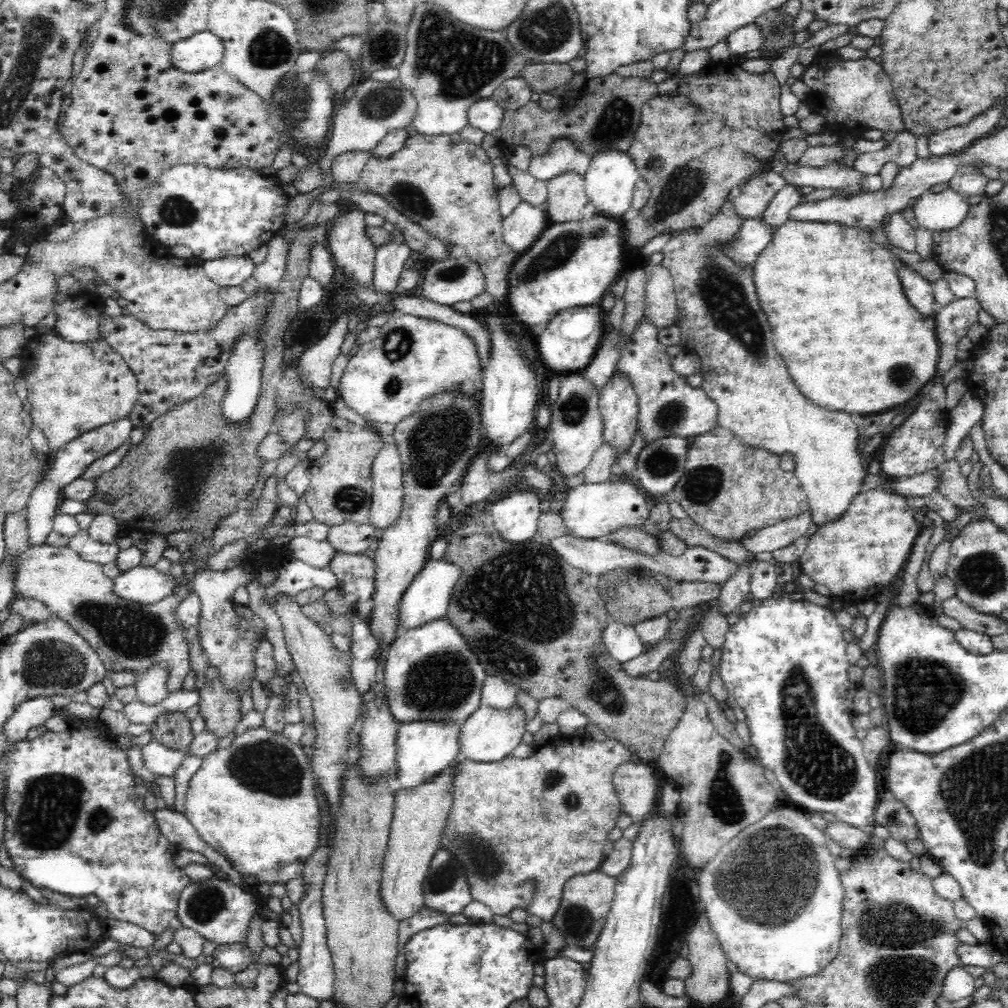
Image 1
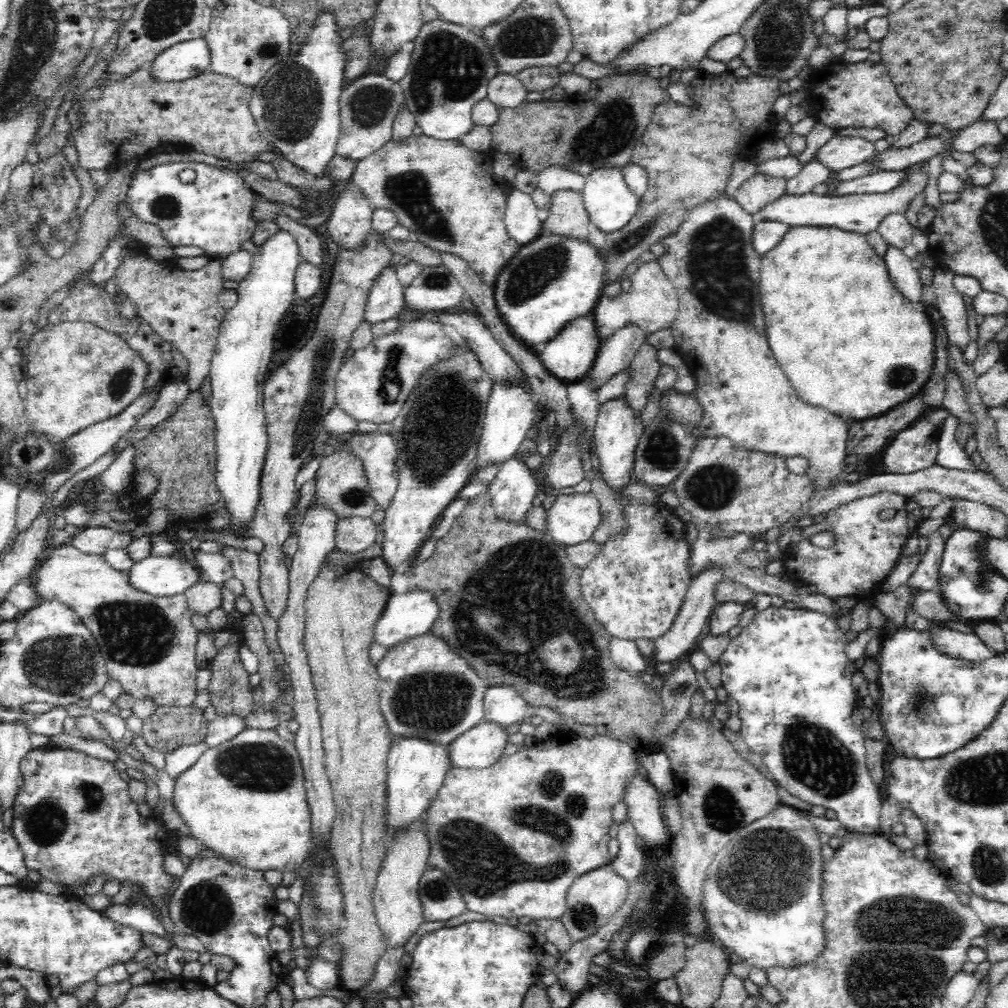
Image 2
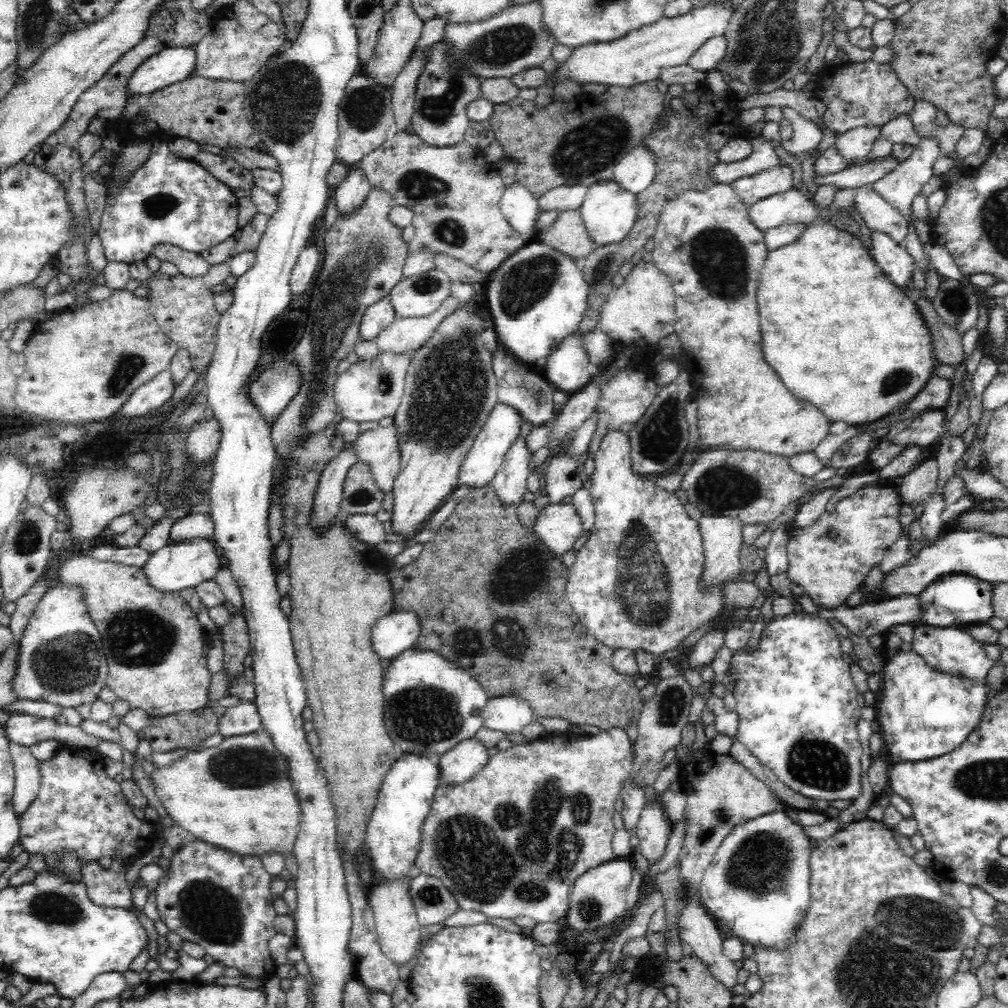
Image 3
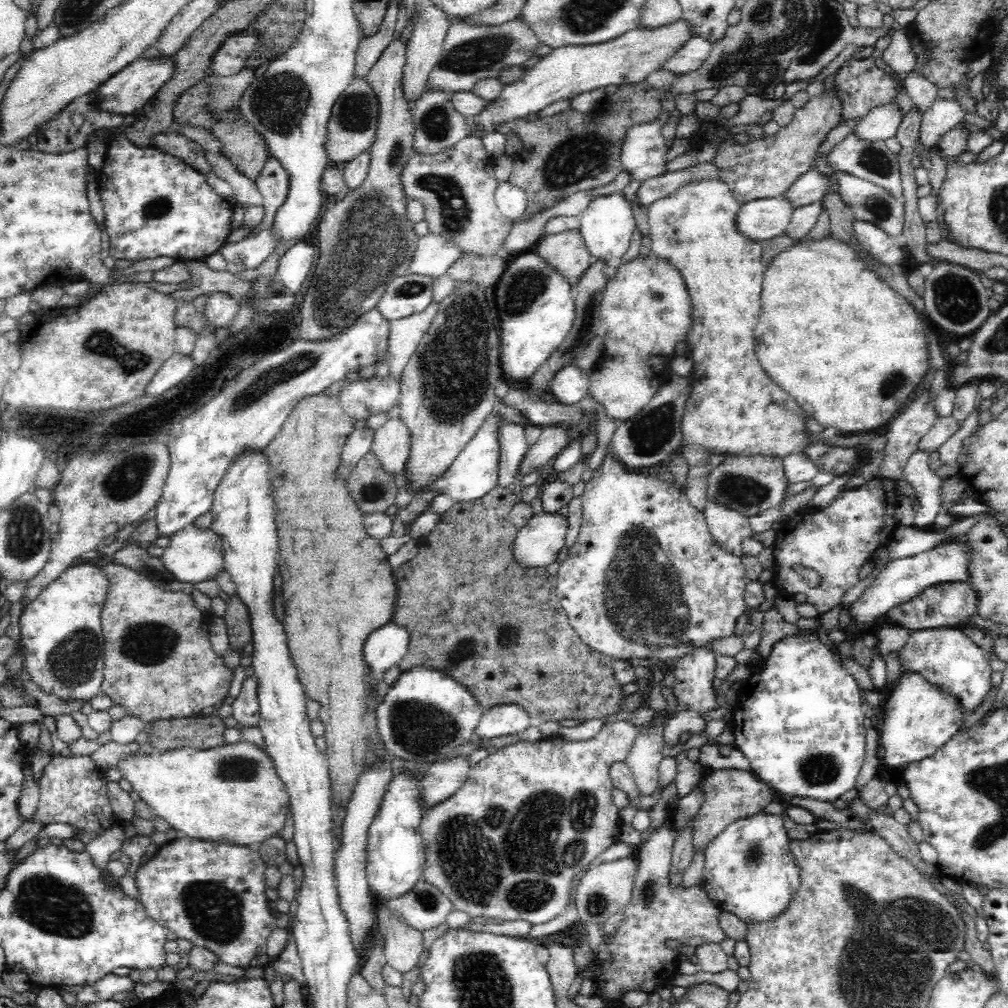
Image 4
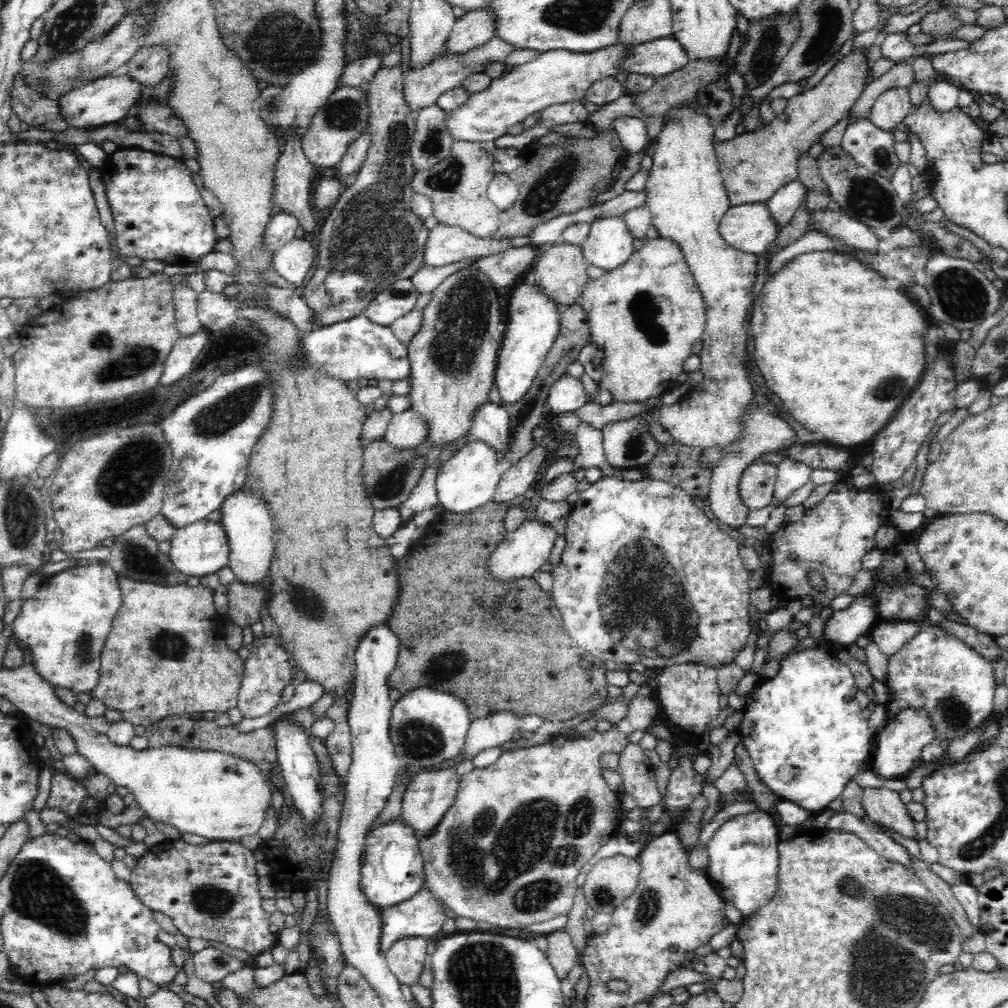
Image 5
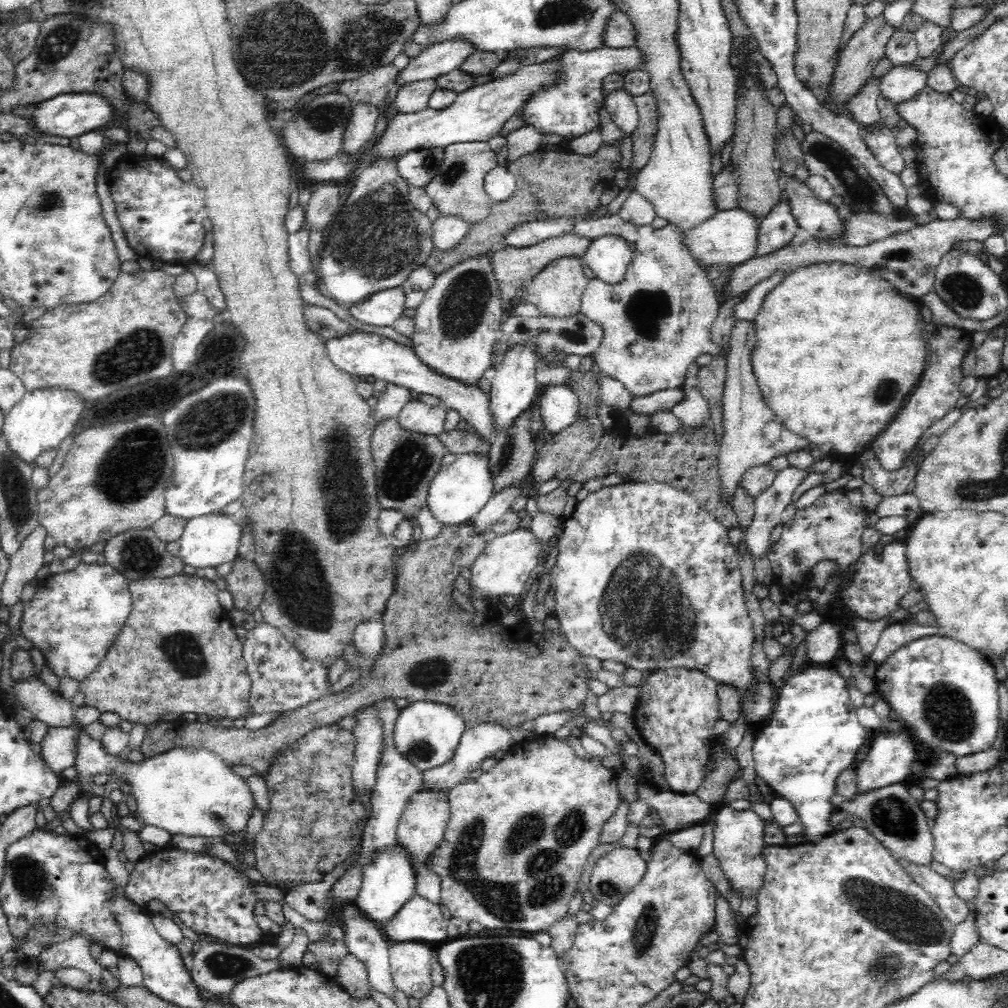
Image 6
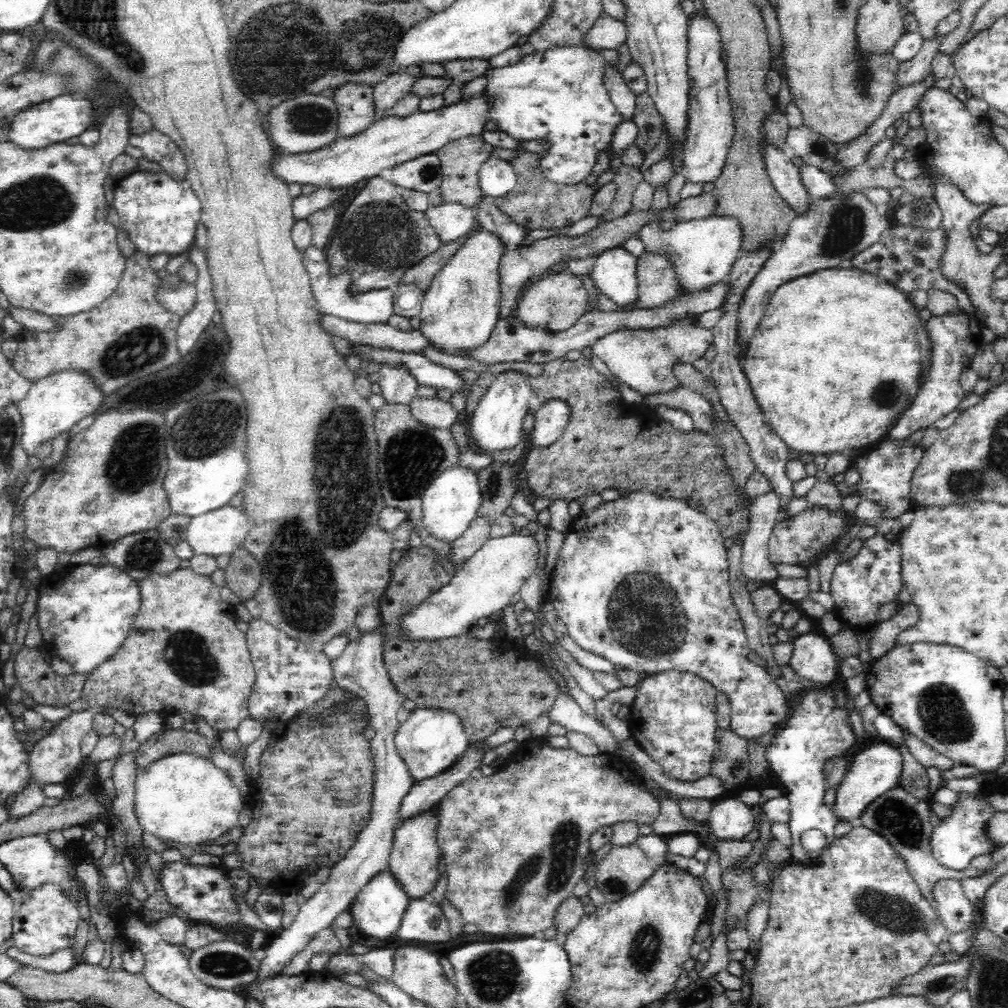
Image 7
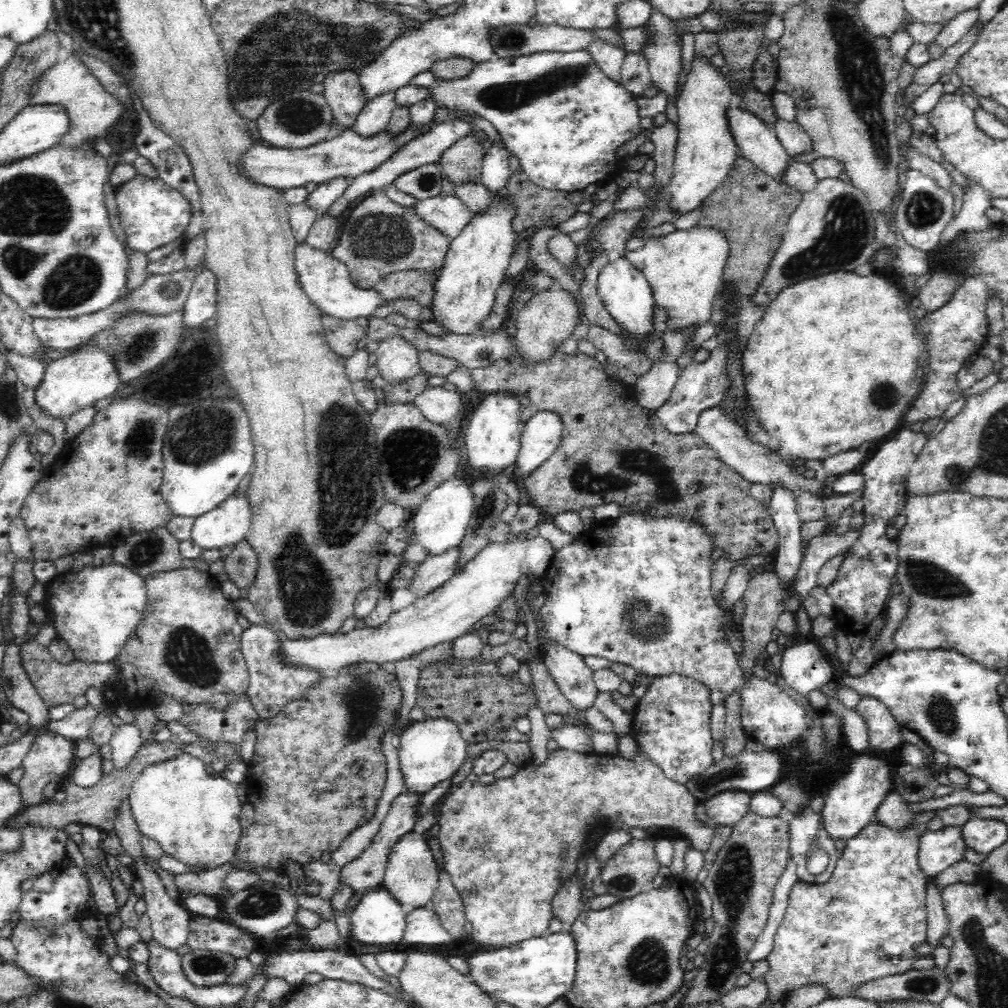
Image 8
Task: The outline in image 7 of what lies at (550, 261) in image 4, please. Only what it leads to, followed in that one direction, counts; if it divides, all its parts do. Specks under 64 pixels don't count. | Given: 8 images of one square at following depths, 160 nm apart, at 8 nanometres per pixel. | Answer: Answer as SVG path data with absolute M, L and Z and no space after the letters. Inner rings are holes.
M564 269L553 274L544 274L540 279L532 282L519 297L515 316L528 328L544 328L560 332L574 326L581 314L589 310L589 292L582 282L582 278Z

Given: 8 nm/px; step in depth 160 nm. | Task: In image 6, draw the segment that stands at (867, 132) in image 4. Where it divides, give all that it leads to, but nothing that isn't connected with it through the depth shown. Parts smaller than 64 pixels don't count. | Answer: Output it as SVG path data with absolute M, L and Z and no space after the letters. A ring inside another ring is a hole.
M909 65L892 67L880 80L881 96L891 102L894 108L916 96L926 86L927 74L916 71Z

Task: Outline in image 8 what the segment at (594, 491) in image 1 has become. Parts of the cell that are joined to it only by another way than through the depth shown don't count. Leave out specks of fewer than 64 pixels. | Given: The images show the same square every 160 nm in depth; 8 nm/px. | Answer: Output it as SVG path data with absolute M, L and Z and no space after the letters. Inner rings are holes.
M540 535L534 538L527 538L524 541L509 539L504 540L504 542L488 542L480 550L479 554L476 554L476 557L463 567L463 570L456 572L444 584L436 587L432 592L428 592L426 596L417 598L413 603L400 611L393 612L382 626L374 629L372 627L355 628L348 634L340 634L340 631L329 635L321 634L311 639L290 639L283 632L280 632L281 656L283 656L283 660L288 665L301 666L304 669L344 671L346 666L358 664L358 662L368 662L368 664L376 668L383 662L396 662L409 658L412 655L418 655L424 649L440 643L453 641L455 638L469 632L484 616L494 612L502 602L512 595L518 580L520 580L520 576L544 576L552 565L554 554L552 545Z

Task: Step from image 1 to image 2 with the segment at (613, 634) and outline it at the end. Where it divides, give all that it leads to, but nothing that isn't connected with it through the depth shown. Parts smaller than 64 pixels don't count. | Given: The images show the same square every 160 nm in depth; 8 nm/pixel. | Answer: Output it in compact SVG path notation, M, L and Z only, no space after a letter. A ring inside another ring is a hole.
M611 637L609 653L616 666L621 668L623 672L641 675L646 670L645 658L642 656L635 640L631 638Z

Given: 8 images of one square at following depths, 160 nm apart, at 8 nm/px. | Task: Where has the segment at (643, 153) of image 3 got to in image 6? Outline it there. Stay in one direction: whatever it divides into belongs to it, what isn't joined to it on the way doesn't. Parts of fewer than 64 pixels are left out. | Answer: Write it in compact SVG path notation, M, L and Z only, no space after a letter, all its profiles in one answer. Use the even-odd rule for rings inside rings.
M614 92L614 94L608 94L603 104L616 127L624 133L624 136L629 137L639 125L639 114L632 98L628 92Z

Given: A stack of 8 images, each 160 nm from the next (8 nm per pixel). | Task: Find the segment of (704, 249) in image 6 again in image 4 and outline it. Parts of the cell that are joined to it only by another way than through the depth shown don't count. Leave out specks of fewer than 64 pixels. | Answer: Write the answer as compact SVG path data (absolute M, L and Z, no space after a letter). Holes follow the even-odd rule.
M784 194L752 200L741 205L736 220L737 230L758 242L776 238L787 230L795 210Z

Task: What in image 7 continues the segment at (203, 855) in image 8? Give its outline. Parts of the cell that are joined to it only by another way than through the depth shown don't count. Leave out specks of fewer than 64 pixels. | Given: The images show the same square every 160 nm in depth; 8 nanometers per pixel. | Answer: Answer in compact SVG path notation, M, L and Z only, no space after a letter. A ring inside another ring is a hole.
M191 752L164 756L152 762L135 780L134 812L140 826L157 838L179 842L185 847L186 852L234 828L247 802L246 797L242 796L240 789L234 785L226 772L216 767L210 758Z

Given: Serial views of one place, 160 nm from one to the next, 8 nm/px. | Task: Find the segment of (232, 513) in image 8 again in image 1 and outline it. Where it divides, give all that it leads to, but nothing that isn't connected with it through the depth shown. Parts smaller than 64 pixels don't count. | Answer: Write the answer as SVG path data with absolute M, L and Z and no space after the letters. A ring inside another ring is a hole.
M136 566L112 580L114 594L126 601L148 605L167 597L174 588L172 577L164 576L154 568Z

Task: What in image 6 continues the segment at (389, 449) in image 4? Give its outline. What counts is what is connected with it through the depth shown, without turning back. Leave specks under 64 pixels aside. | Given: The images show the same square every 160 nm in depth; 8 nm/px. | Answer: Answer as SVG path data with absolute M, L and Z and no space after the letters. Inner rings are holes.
M410 401L399 412L399 426L408 432L438 436L444 431L446 409L443 406L426 405L420 401Z

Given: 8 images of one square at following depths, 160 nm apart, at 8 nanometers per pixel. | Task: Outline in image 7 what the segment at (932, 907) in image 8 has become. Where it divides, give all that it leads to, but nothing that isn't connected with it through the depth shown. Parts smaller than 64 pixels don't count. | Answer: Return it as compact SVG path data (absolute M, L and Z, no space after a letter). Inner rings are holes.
M902 787L892 788L881 794L876 800L872 800L860 814L857 823L878 833L892 848L902 856L908 872L916 881L921 893L928 899L932 907L936 907L936 902L932 899L932 886L942 878L959 879L974 878L981 876L984 872L970 866L962 870L952 870L940 865L931 852L930 838L935 826L930 823L931 812L928 800L920 800L906 792Z

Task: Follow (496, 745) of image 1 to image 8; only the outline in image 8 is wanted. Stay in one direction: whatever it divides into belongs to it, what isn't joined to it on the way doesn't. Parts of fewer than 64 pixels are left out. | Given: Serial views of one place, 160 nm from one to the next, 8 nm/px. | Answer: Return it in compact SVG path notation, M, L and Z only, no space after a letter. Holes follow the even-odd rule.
M413 830L400 836L398 842L390 850L386 862L382 885L400 903L406 915L412 913L412 910L416 908L422 908L431 903L439 882L438 867L426 837L422 832L414 832Z

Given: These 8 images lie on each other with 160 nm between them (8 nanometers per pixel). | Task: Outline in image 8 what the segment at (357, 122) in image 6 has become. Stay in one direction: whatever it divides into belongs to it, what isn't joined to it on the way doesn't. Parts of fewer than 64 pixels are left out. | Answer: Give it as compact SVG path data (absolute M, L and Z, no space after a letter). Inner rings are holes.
M350 70L332 71L323 85L323 96L330 105L335 124L341 130L352 129L357 116L368 102L358 74Z

